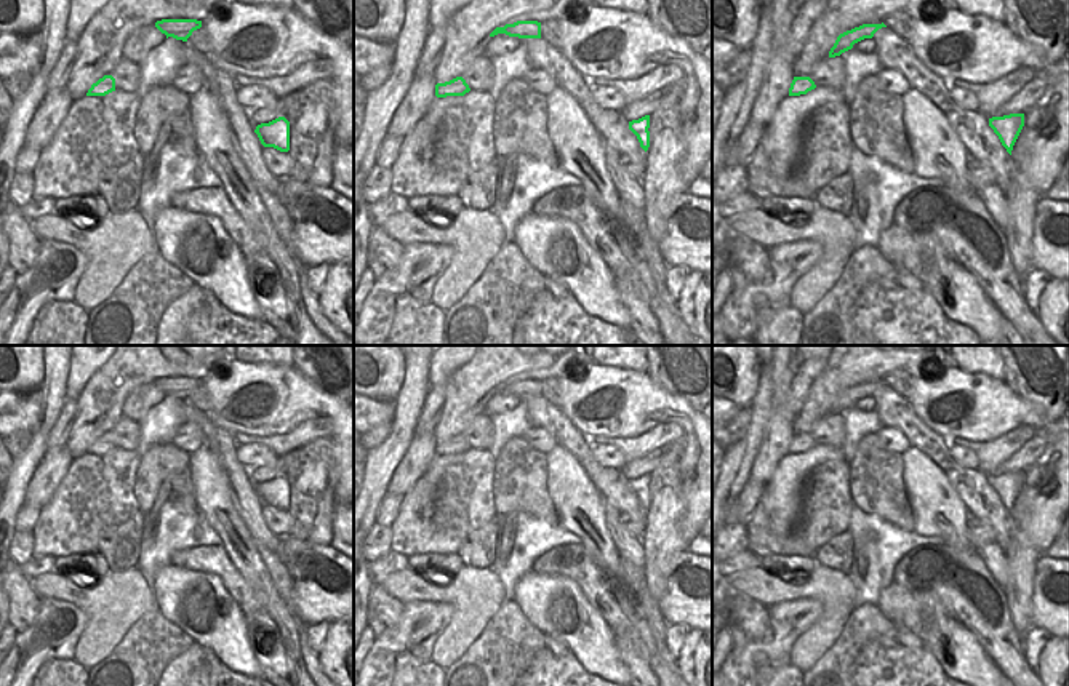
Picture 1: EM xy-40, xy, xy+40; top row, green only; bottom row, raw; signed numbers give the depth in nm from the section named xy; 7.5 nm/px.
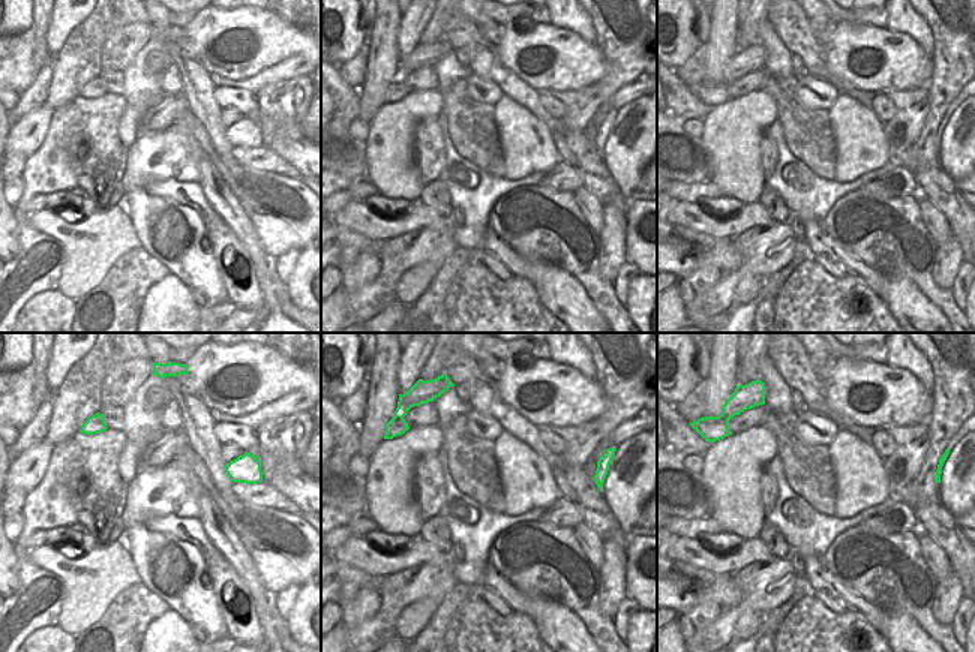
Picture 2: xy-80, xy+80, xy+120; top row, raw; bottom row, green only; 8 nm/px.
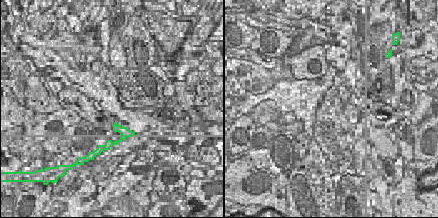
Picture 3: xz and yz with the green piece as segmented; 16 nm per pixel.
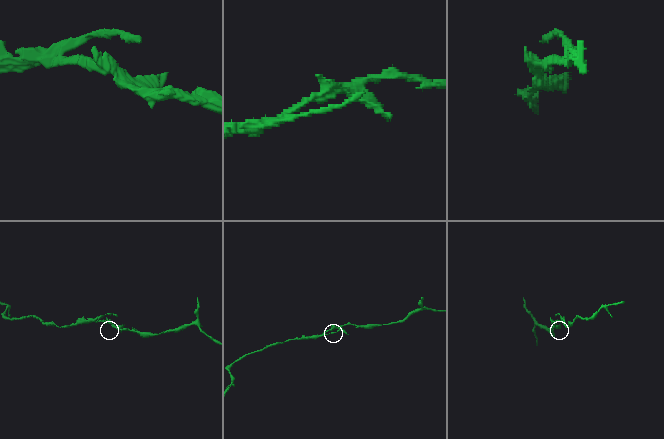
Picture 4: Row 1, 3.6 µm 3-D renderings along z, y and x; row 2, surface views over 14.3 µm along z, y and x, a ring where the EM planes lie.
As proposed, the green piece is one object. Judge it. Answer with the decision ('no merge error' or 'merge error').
merge error

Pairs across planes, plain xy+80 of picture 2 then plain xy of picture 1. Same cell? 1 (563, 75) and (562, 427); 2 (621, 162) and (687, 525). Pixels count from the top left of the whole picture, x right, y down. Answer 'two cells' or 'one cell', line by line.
1: two cells
2: one cell

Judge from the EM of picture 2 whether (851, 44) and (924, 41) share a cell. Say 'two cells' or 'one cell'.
two cells

